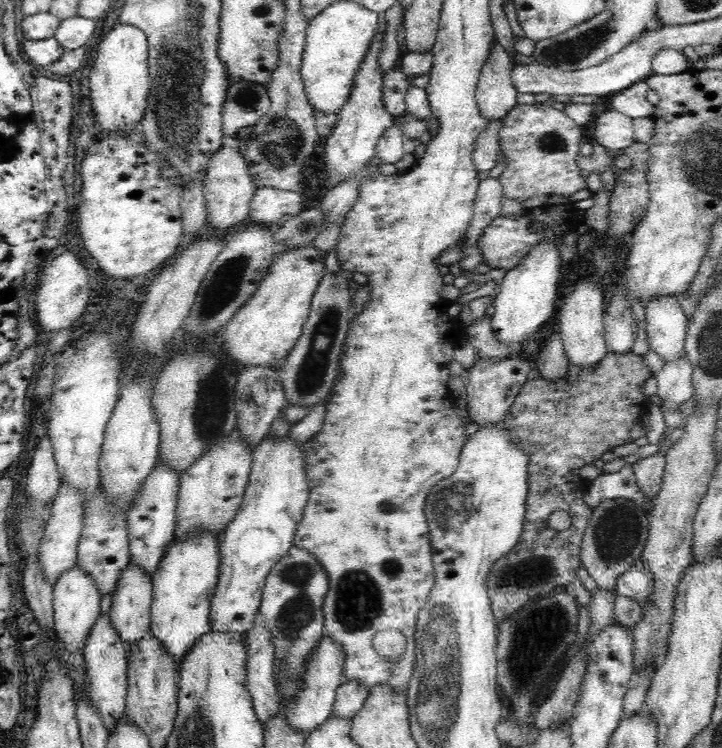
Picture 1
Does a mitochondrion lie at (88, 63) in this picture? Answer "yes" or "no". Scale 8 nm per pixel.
no

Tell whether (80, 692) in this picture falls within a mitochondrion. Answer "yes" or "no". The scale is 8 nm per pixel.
no

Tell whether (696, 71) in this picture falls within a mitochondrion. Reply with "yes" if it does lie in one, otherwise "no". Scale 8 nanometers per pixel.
no

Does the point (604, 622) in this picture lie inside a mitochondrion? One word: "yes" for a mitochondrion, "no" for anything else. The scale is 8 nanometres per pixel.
no

